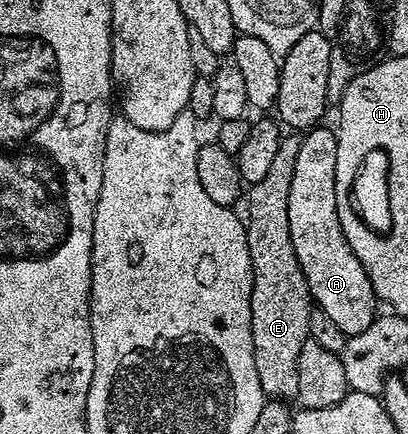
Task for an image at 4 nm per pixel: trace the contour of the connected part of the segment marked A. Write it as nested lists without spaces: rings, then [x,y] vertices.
[[[315,127],[302,137],[299,155],[288,191],[288,222],[292,231],[292,247],[300,259],[311,302],[340,327],[347,337],[364,331],[375,319],[380,302],[368,279],[368,271],[356,259],[344,231],[340,227],[336,207],[336,143],[338,134],[333,128]]]

